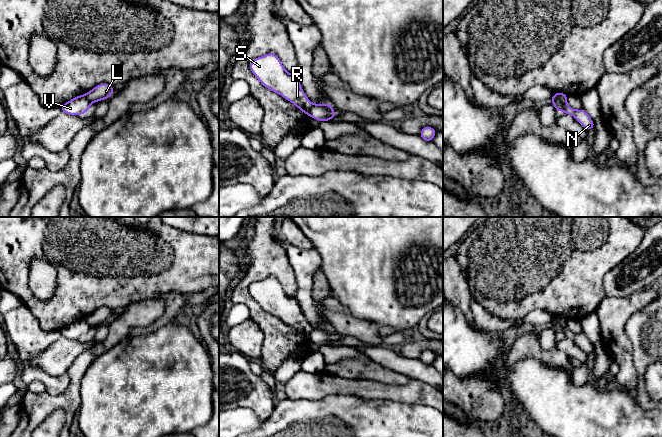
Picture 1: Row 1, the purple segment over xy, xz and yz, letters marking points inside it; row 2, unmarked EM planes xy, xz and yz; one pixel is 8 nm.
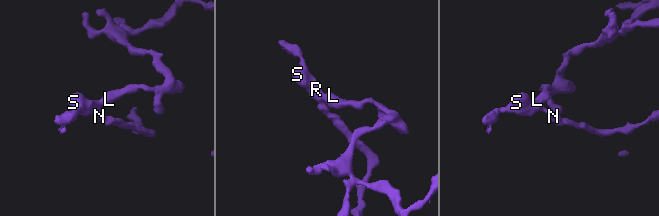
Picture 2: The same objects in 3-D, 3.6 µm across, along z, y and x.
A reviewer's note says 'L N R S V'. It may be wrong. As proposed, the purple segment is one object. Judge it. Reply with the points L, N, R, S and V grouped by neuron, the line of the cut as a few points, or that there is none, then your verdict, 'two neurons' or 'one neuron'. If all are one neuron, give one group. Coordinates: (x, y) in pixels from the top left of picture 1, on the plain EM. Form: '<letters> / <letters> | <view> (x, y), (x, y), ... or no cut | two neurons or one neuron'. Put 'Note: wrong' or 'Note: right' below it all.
L / N R S V | yz (555, 317), (560, 323), (565, 325) | two neurons
Note: wrong

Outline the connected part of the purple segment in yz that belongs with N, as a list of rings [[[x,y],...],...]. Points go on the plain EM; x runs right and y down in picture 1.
[[[556,317],[552,319],[550,325],[558,336],[564,336],[573,340],[587,355],[595,353],[595,347],[590,342],[589,338],[583,333],[575,334],[571,332],[567,325],[560,324]]]

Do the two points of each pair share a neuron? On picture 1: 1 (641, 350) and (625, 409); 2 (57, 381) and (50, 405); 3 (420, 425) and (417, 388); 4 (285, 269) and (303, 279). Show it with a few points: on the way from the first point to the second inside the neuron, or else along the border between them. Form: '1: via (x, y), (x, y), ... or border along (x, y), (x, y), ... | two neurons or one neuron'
1: border along (634, 398), (641, 407), (651, 410) | two neurons
2: border along (68, 377), (69, 384), (62, 392), (45, 392) | two neurons
3: border along (395, 401), (426, 404), (432, 407) | two neurons
4: border along (286, 253), (296, 279), (296, 297) | two neurons

